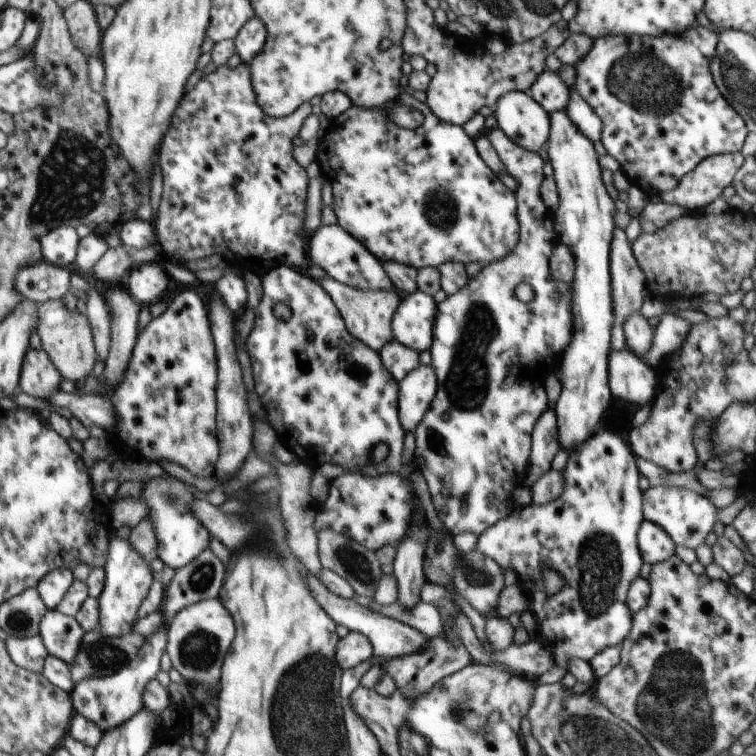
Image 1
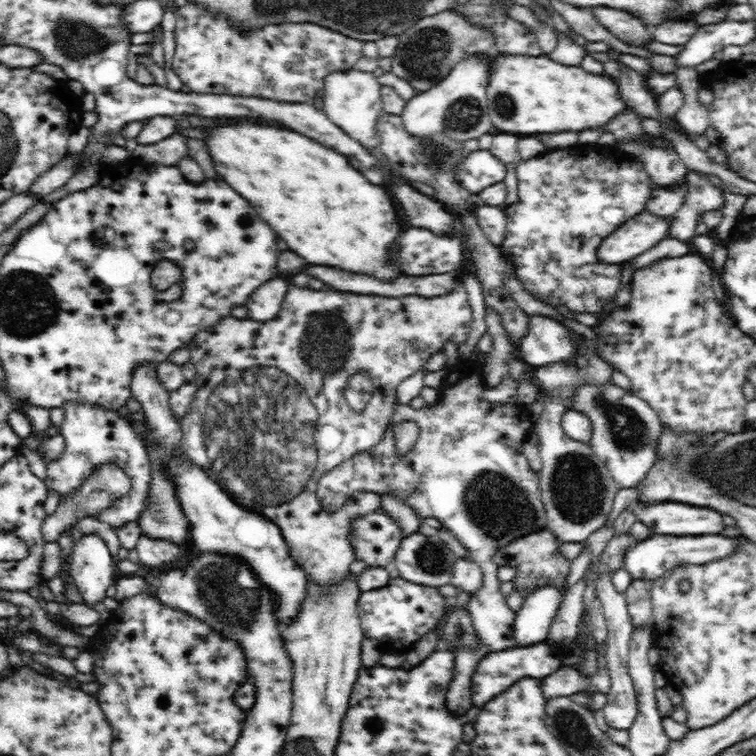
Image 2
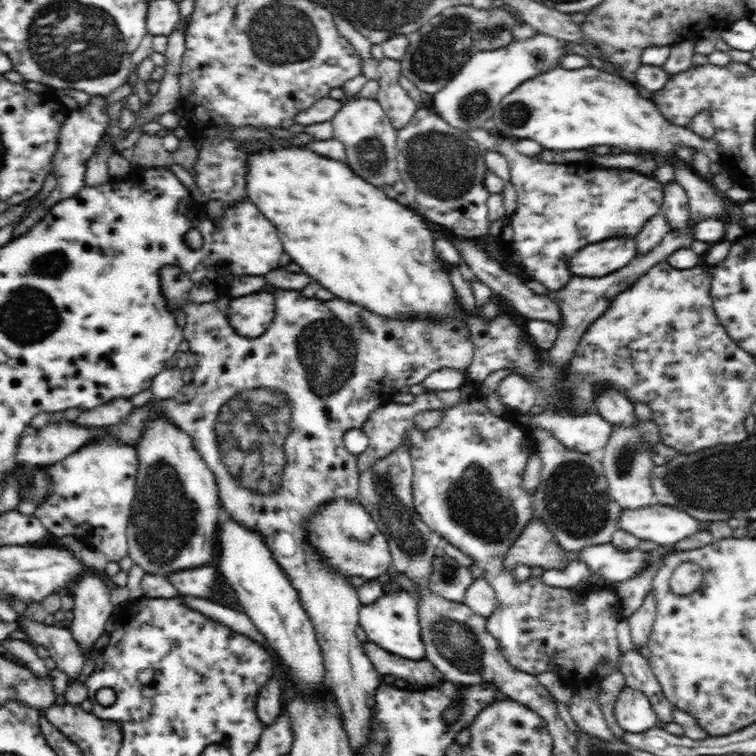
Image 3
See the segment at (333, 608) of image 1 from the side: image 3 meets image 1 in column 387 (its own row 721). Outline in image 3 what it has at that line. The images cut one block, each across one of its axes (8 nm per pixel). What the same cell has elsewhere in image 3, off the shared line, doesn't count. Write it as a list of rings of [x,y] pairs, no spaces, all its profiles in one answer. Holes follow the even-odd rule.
[[[626,684],[619,690],[613,707],[616,721],[625,732],[643,733],[659,721],[648,697]]]

